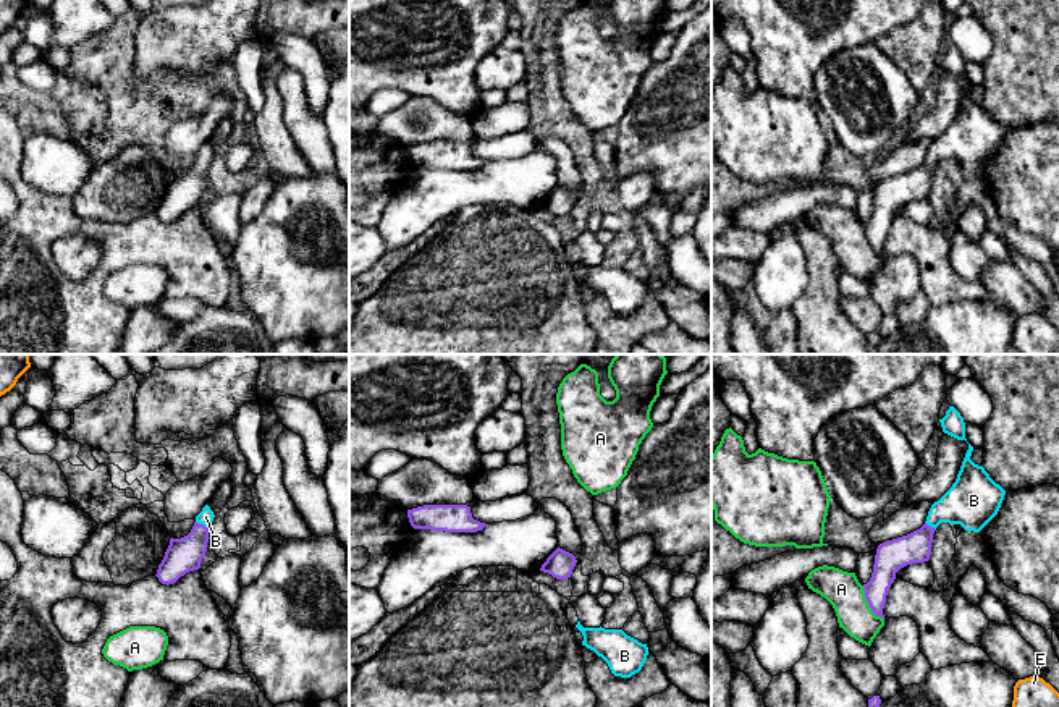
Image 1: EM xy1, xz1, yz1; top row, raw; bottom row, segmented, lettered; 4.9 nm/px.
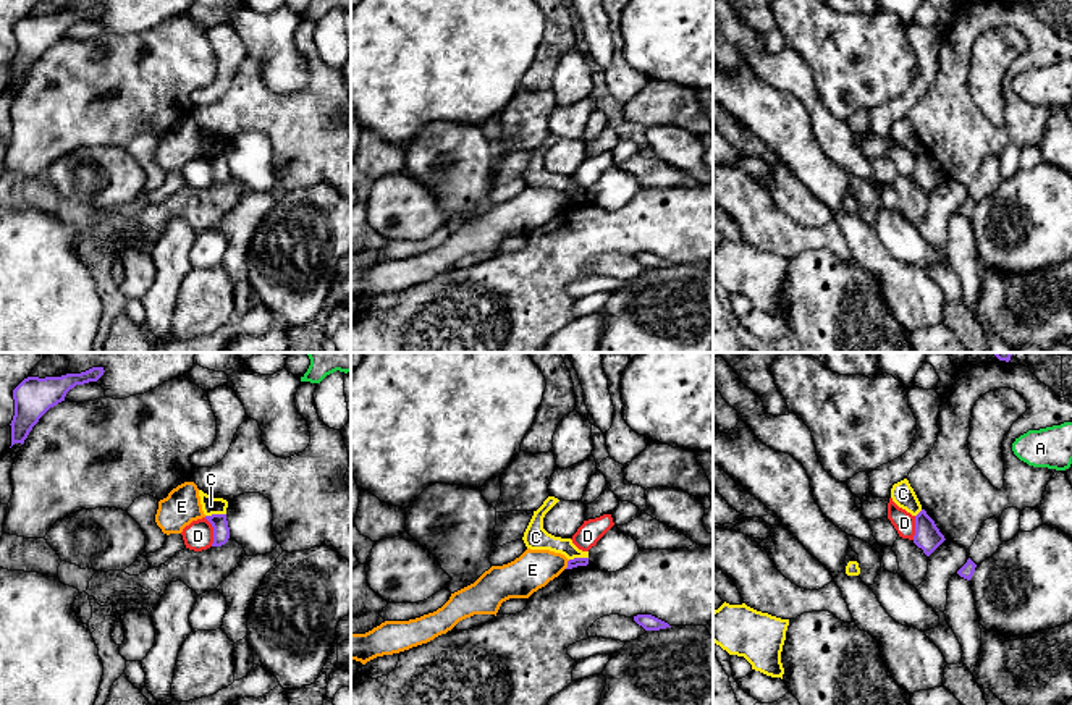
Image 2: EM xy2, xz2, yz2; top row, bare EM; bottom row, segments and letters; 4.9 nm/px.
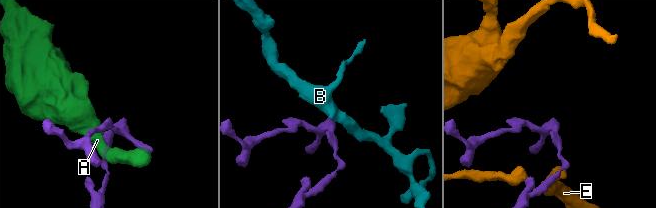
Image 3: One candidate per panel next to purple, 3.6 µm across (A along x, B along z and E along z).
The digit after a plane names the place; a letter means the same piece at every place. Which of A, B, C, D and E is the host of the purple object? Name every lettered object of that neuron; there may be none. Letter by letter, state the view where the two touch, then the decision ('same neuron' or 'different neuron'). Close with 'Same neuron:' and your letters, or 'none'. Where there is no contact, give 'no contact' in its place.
A: meets purple in yz1; different neuron
B: meets purple in xy1; same neuron
C: meets purple in xy2; different neuron
D: meets purple in xy2; different neuron
E: meets purple in xz2; different neuron
Same neuron: B

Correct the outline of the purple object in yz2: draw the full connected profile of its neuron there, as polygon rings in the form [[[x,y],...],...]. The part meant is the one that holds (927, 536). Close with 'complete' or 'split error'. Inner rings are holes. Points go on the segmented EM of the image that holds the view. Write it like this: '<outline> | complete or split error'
[[[922,509],[915,516],[915,535],[914,543],[930,556],[943,542],[944,535],[936,527],[935,521]]] | complete

